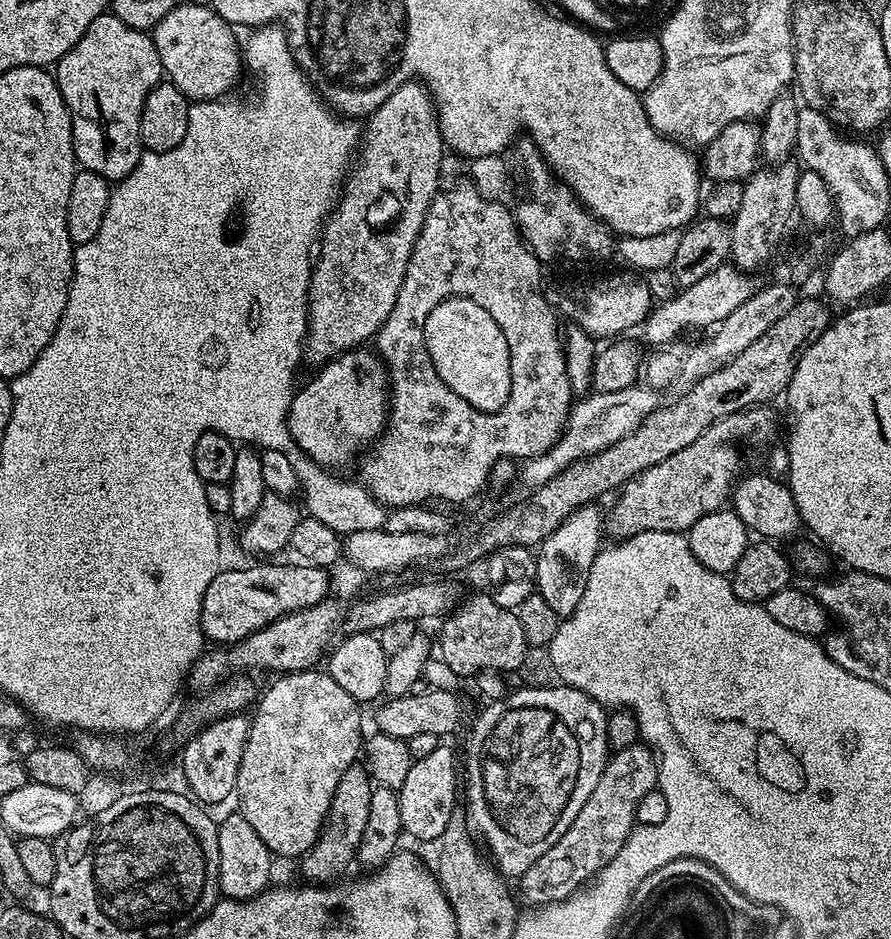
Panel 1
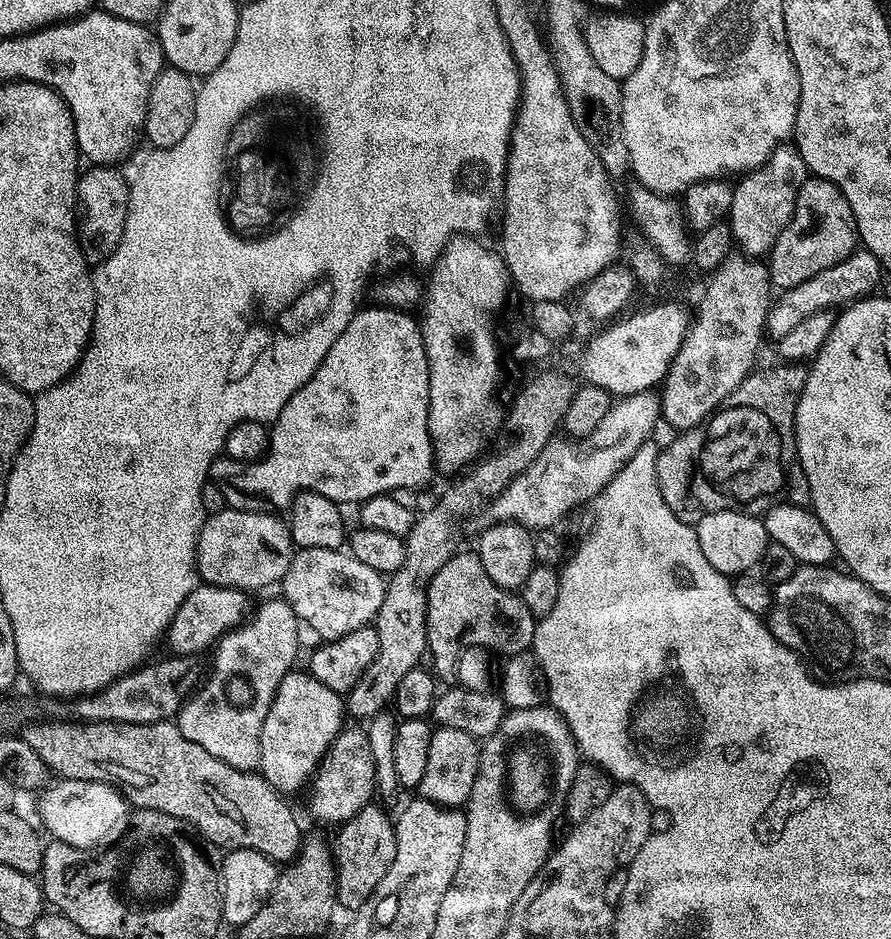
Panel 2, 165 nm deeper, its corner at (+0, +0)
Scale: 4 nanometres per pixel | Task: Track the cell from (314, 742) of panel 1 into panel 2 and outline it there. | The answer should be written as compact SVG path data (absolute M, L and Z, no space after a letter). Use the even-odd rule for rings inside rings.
M293 670L279 677L272 694L272 705L266 714L266 722L262 722L262 738L260 739L259 775L276 787L281 794L296 792L307 785L315 777L321 761L328 755L328 749L336 741L336 735L346 724L346 704L341 693L322 686L307 671Z

